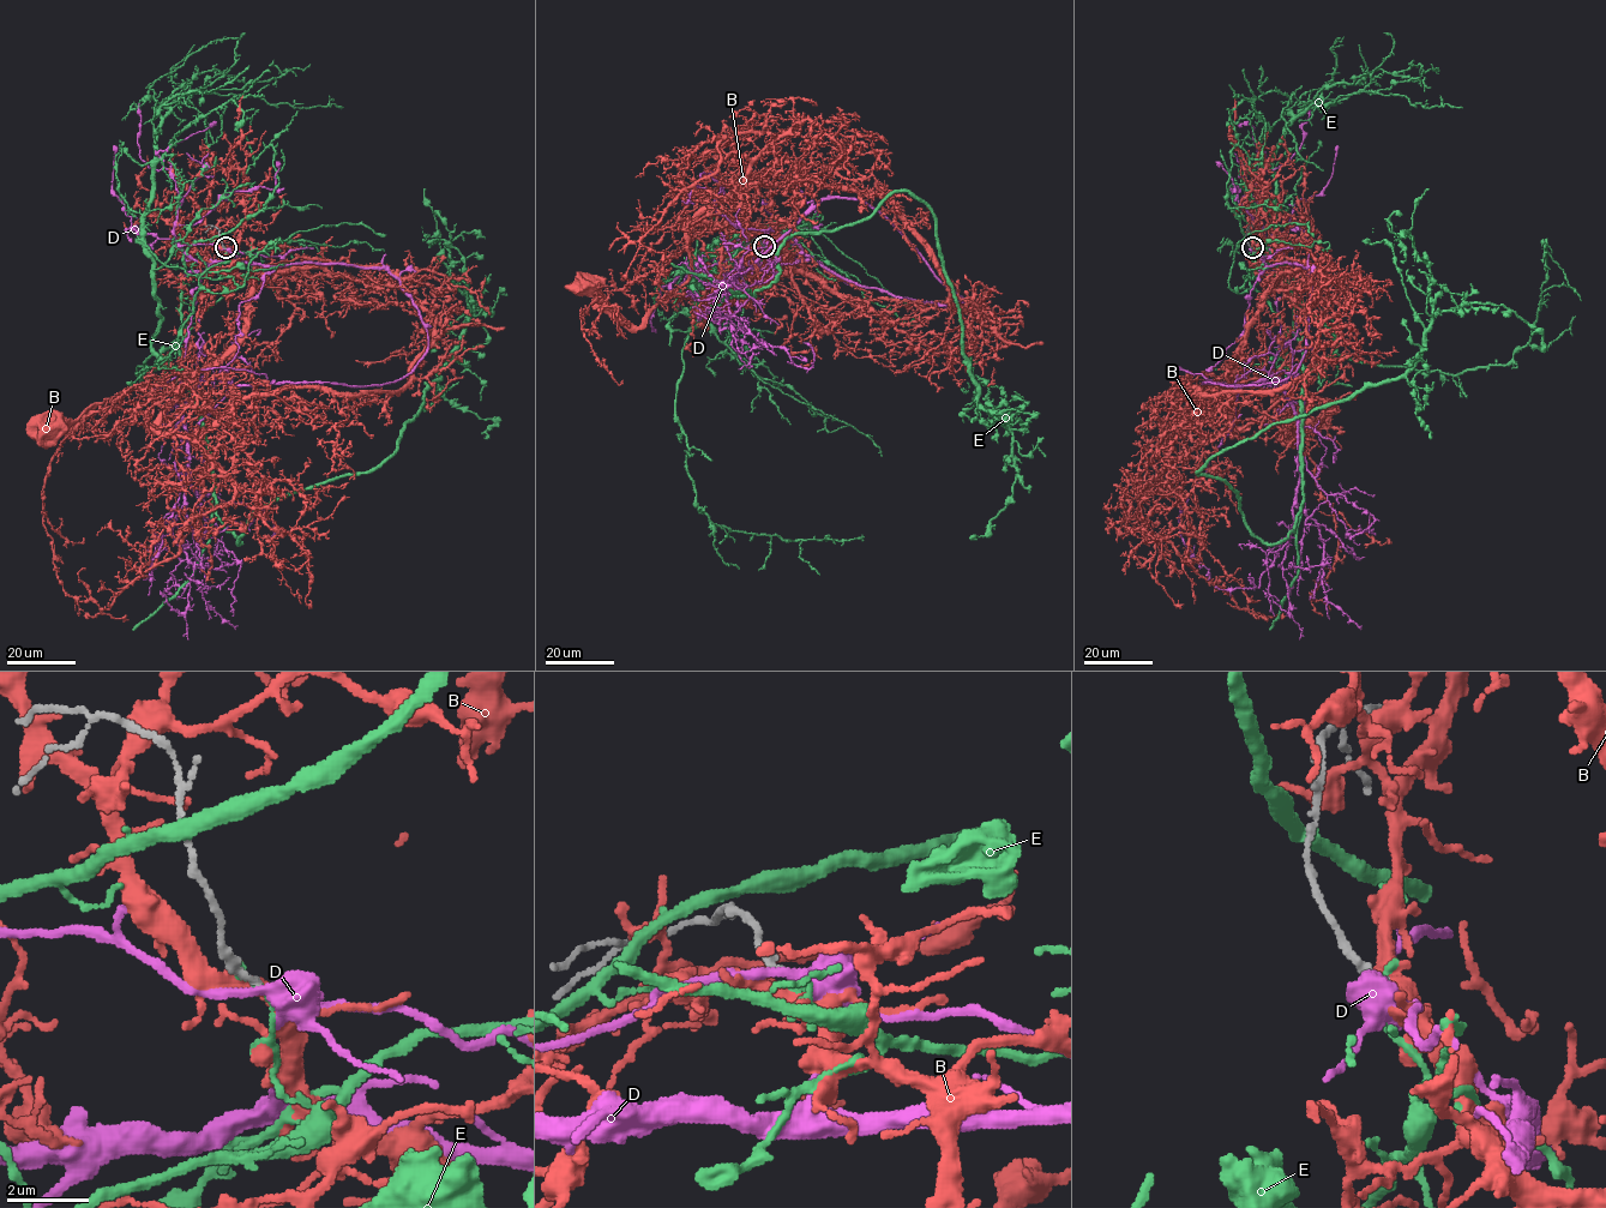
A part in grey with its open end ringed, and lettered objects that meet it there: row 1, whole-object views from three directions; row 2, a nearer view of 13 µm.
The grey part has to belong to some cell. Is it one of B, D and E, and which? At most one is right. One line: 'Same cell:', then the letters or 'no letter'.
Same cell: no letter

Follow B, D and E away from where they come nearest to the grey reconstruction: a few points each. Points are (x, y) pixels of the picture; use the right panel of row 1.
B: (1252, 247), (1280, 275), (1229, 372), (1232, 422), (1245, 427), (1294, 390), (1306, 390), (1333, 403), (1292, 436)
D: (1251, 248), (1307, 269), (1306, 350), (1283, 379), (1204, 383), (1277, 380), (1327, 599), (1361, 625)
E: (1252, 247), (1304, 368), (1301, 511), (1271, 544), (1197, 473), (1419, 358), (1429, 188)

